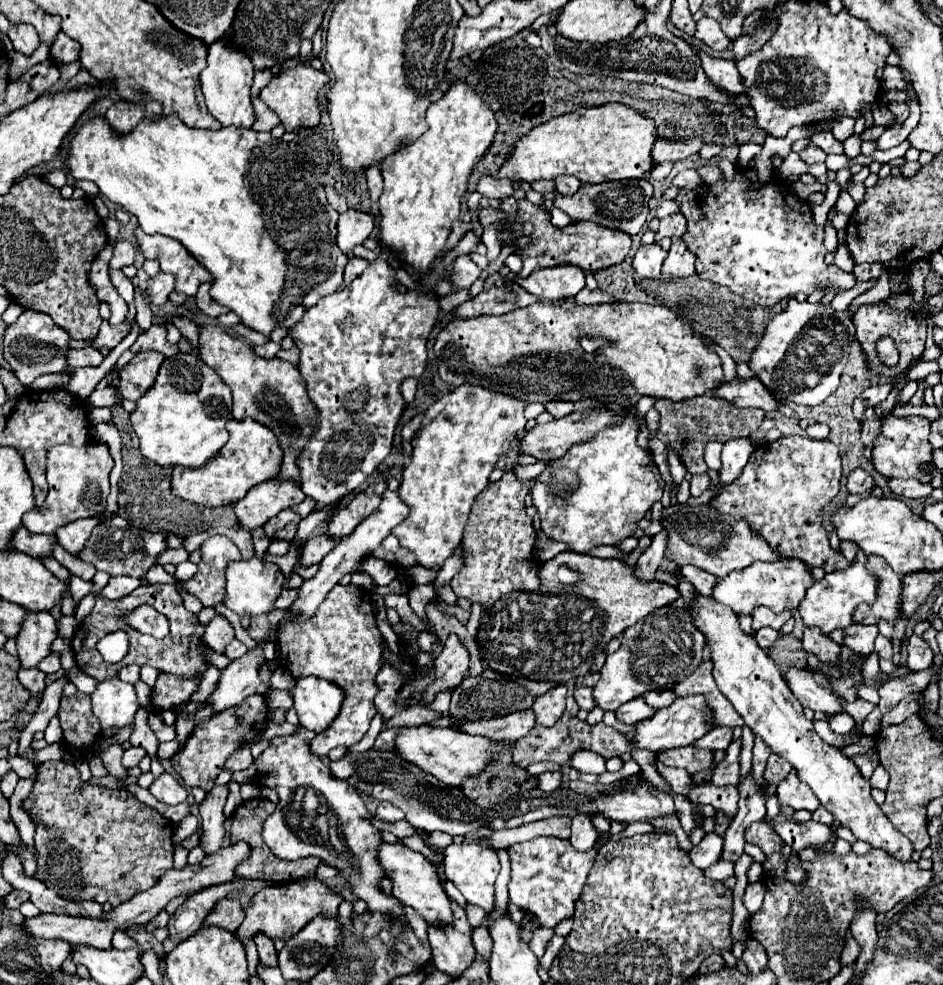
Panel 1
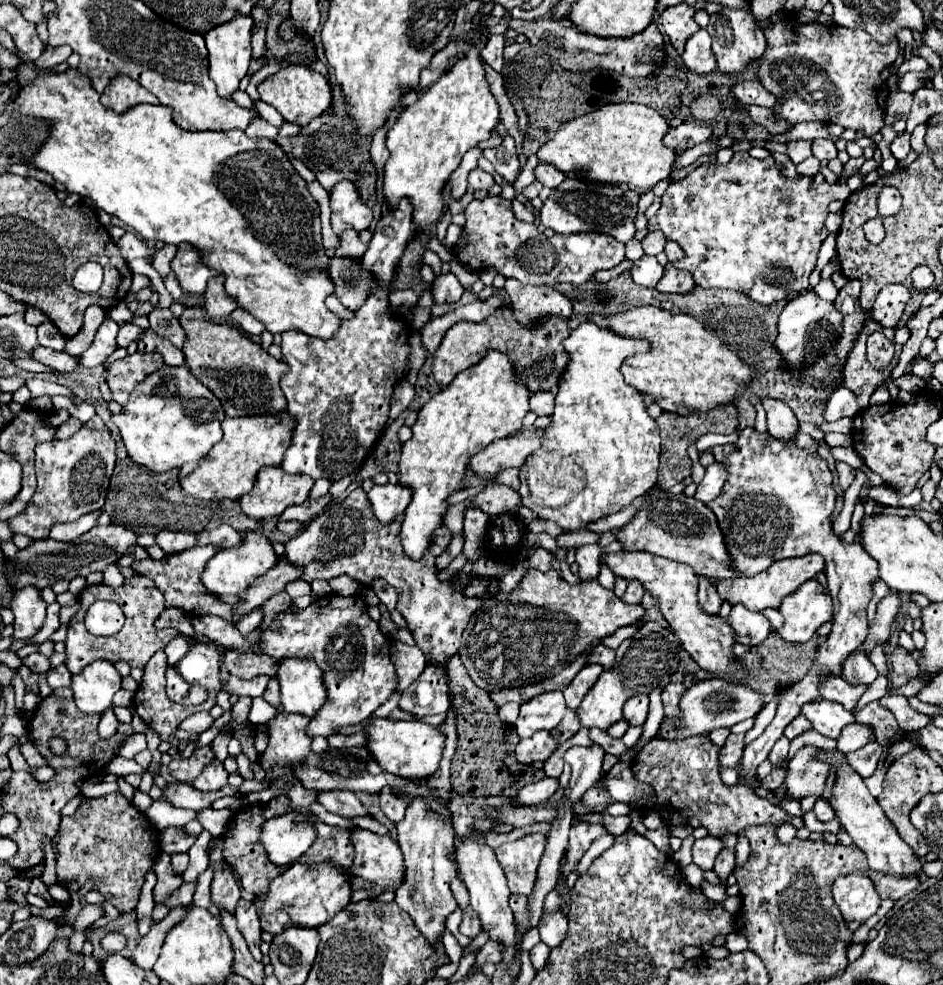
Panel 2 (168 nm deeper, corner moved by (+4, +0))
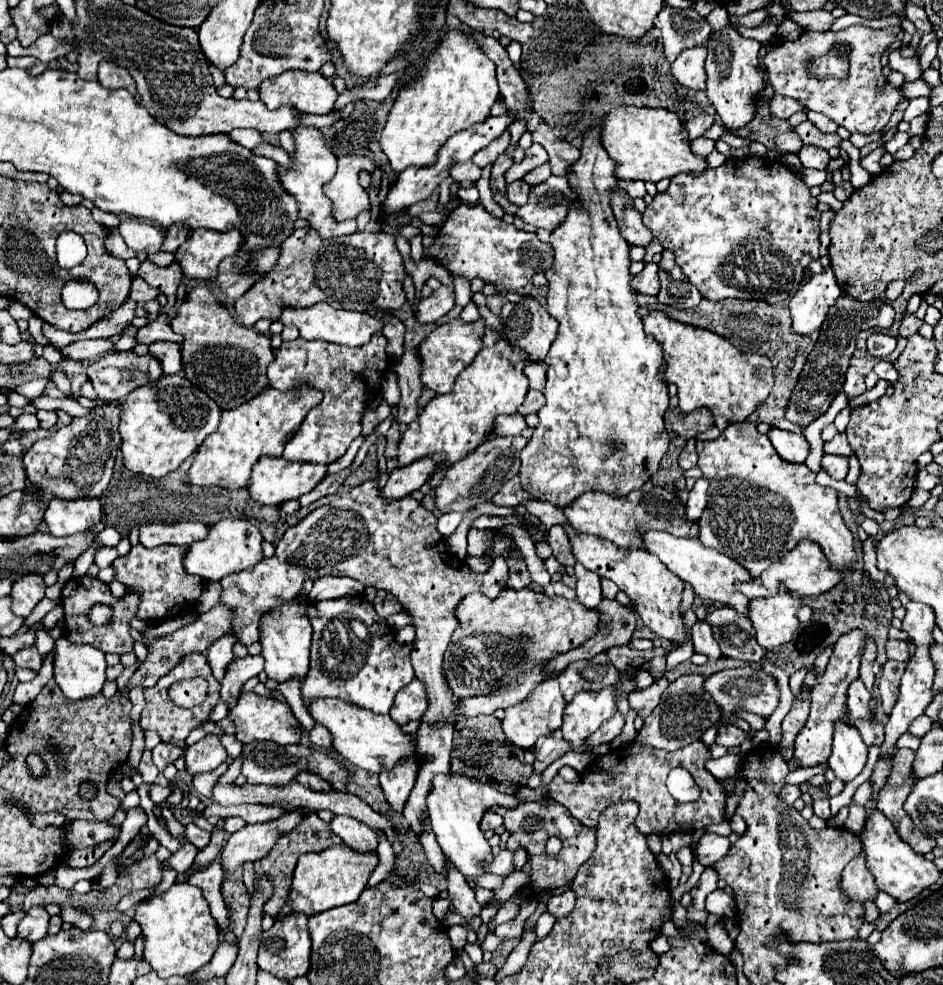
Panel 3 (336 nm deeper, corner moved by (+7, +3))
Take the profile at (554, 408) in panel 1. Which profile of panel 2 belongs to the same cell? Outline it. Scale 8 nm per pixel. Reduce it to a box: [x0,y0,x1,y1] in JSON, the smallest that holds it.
[530,393,554,415]

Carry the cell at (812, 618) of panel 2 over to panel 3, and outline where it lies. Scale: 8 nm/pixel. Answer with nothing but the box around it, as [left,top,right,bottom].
[747,592,805,650]

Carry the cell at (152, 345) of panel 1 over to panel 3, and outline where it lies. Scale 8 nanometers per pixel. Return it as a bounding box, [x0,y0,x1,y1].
[149,342,181,374]

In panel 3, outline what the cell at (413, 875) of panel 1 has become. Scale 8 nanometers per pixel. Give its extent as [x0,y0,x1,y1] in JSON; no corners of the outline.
[329,816,377,852]

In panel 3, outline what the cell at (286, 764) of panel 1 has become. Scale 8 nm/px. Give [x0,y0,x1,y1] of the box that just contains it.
[229,692,301,744]

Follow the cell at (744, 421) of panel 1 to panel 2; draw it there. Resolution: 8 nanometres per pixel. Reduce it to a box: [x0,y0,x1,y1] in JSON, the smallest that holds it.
[656,405,740,491]

